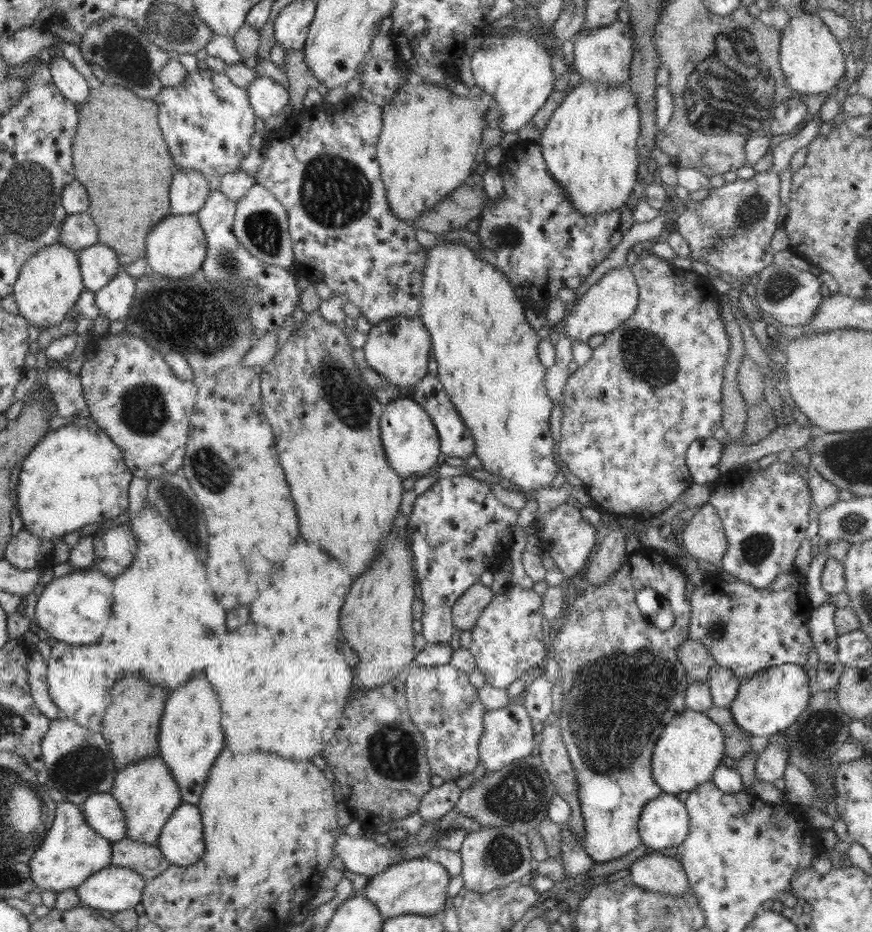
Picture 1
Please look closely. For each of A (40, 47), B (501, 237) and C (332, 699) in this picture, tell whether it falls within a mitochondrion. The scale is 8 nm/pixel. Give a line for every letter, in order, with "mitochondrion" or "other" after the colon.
A: other
B: mitochondrion
C: other

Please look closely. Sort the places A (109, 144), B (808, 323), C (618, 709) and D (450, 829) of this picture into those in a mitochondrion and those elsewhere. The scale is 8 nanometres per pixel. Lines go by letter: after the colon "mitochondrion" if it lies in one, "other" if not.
A: other
B: other
C: mitochondrion
D: mitochondrion

